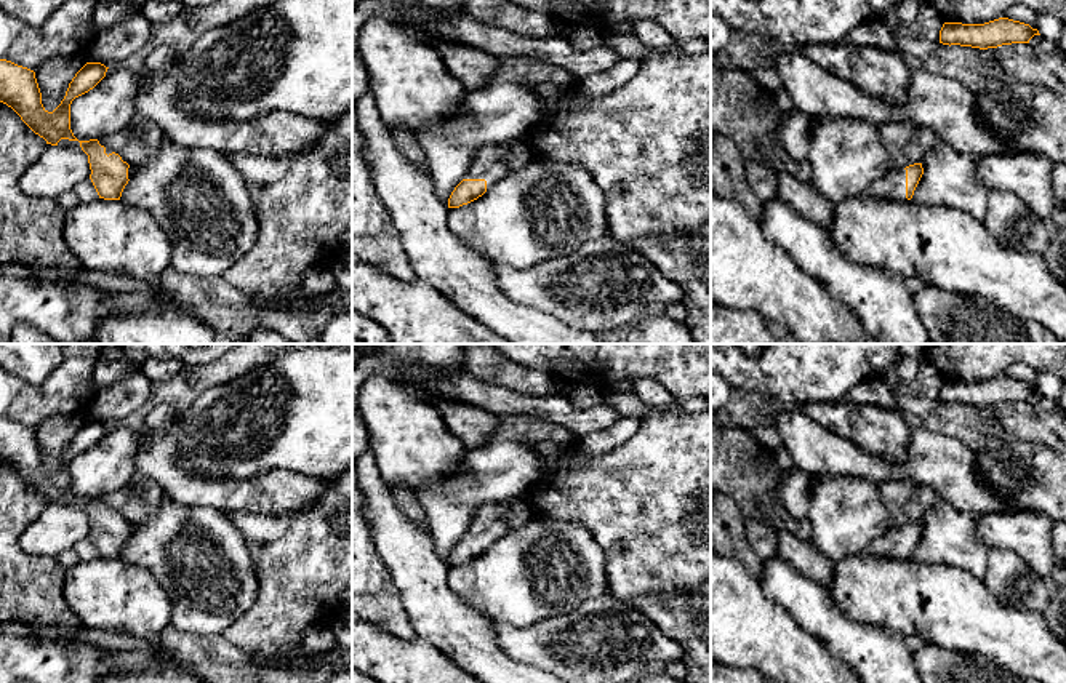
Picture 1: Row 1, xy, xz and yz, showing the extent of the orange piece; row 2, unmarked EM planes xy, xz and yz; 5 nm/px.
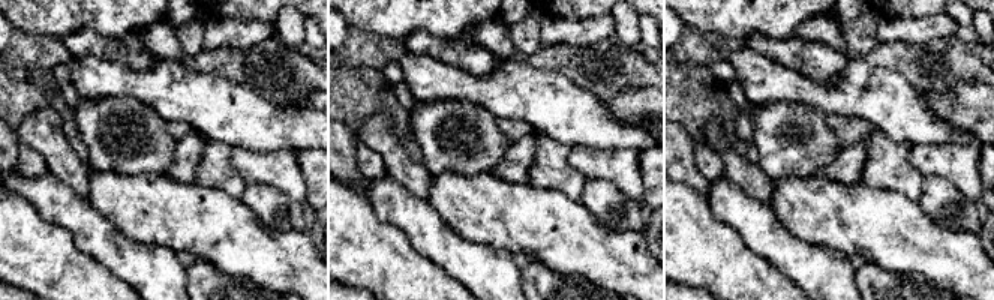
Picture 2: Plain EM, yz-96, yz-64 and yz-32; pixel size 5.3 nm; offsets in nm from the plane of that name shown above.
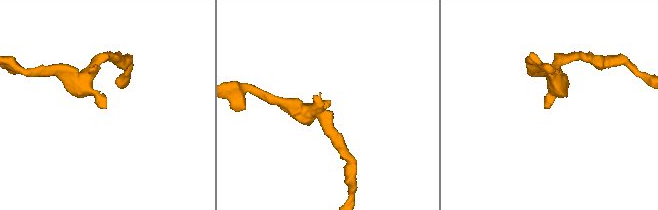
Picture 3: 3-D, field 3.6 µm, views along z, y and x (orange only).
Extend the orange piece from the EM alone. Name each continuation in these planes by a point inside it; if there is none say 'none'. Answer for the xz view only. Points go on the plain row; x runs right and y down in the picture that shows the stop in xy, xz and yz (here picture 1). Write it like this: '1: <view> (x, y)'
1: xz (490, 522)

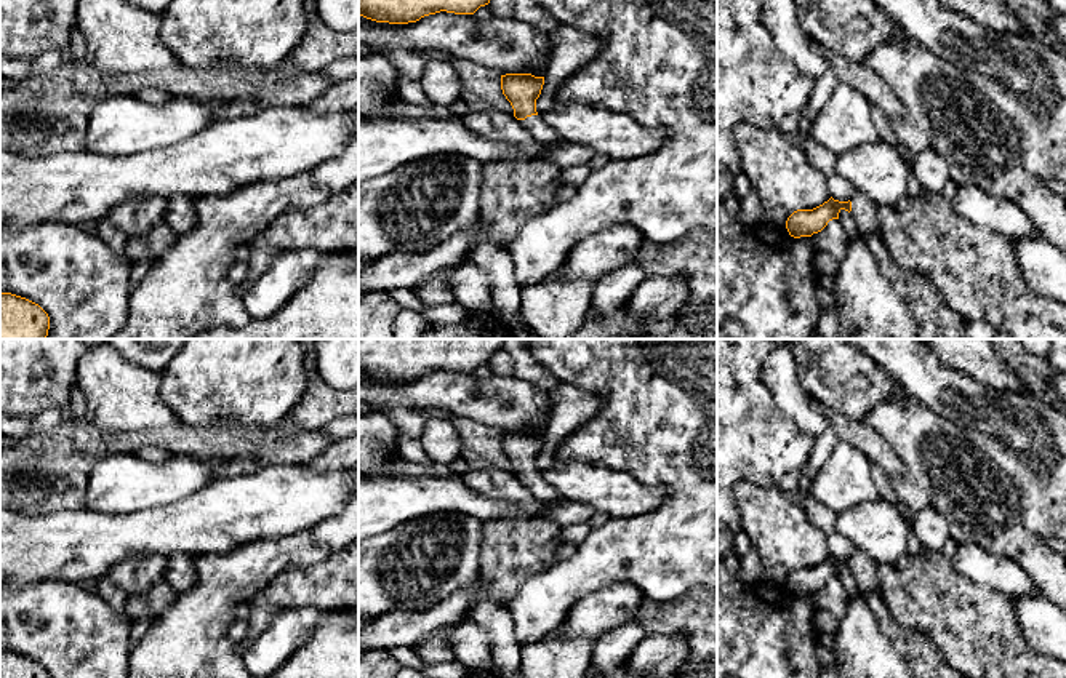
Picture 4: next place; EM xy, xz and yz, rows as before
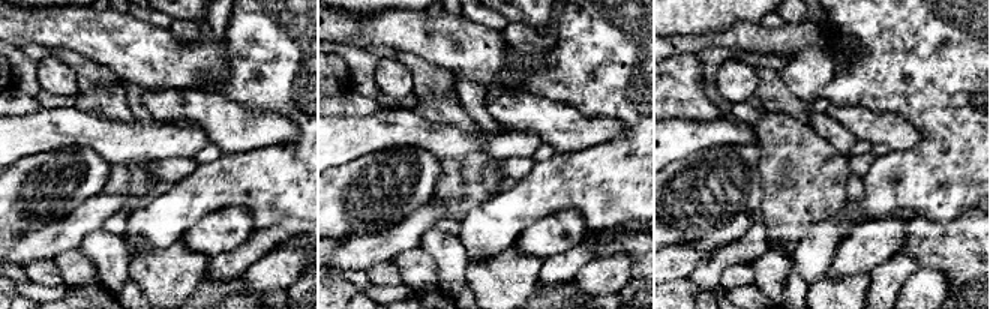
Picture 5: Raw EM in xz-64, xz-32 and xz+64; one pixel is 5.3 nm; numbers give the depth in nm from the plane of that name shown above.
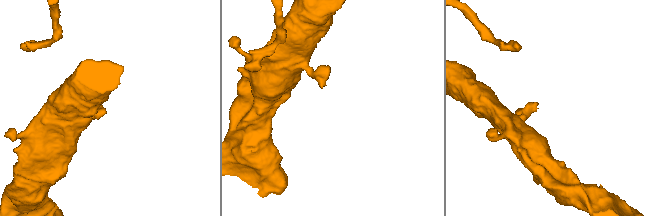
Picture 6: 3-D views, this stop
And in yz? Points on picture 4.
1: yz (865, 570)

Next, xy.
none

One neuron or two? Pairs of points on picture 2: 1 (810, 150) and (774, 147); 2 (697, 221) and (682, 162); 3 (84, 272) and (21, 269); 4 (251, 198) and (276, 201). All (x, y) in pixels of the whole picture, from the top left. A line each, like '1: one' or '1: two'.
1: one
2: two
3: one
4: one

